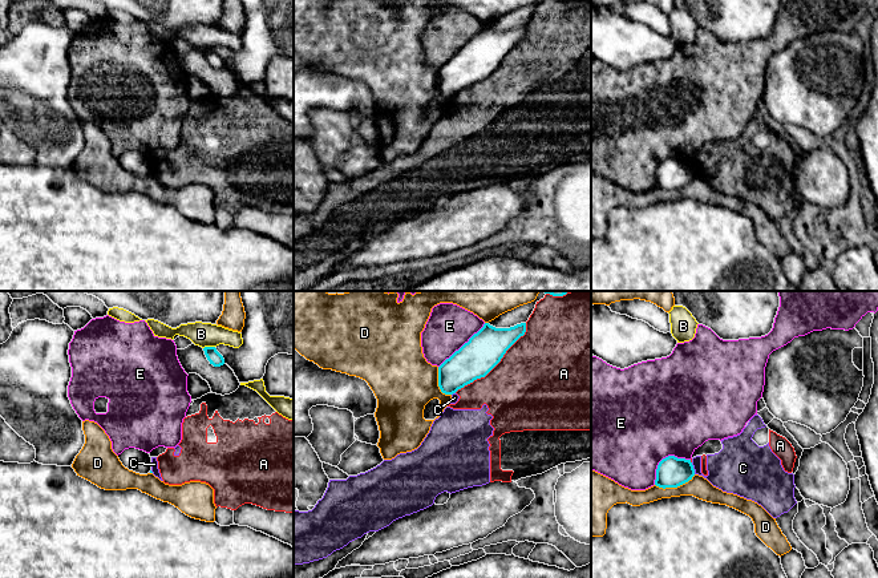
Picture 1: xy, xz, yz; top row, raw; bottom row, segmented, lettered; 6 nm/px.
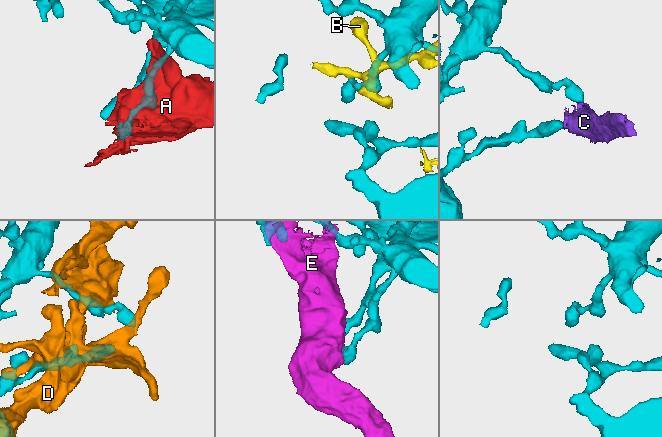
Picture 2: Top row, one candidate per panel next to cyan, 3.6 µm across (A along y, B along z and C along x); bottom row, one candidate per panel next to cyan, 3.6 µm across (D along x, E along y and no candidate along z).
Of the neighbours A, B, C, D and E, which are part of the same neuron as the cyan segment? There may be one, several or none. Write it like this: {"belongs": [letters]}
{"belongs": []}

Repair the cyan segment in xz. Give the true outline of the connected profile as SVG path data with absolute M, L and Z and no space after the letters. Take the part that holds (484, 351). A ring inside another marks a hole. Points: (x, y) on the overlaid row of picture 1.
M489 323L438 367L438 387L453 395L477 379L485 377L506 351L526 332L526 323L495 328Z

